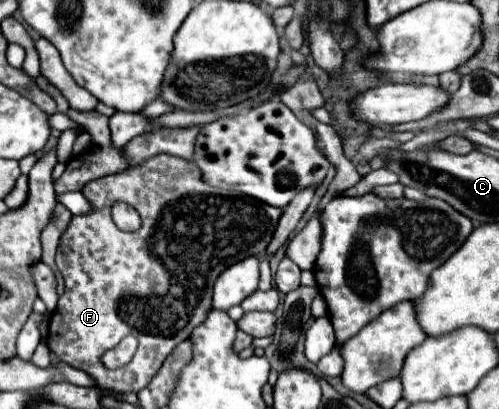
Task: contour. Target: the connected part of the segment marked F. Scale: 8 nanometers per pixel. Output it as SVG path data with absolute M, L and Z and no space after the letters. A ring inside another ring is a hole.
M160 154L160 156L154 156L138 166L132 166L132 168L126 168L124 172L118 172L118 174L110 174L110 176L104 176L102 180L92 180L88 182L84 188L82 188L82 194L88 196L90 204L92 204L92 212L90 214L84 214L84 216L74 216L66 228L66 232L62 234L60 238L60 244L58 244L58 252L56 252L56 266L58 270L62 272L64 276L64 282L66 282L66 290L64 294L60 296L58 300L58 306L56 306L56 312L50 316L50 324L48 324L48 348L62 360L66 362L68 366L72 368L78 368L78 370L84 370L92 376L96 376L96 380L100 380L100 384L104 384L104 388L112 388L112 390L118 390L118 392L140 392L142 388L148 386L148 382L156 376L156 372L160 370L160 366L164 364L164 360L168 358L168 354L182 342L186 340L192 330L196 326L200 326L208 312L212 310L212 284L214 280L220 276L220 272L224 272L228 266L232 266L234 262L240 262L248 256L260 256L266 252L272 236L274 236L274 230L276 230L276 224L278 224L278 218L282 214L280 208L274 208L270 204L264 204L256 198L250 198L250 196L244 196L244 194L224 194L222 190L210 186L204 182L202 178L202 172L200 168L194 164L194 162L186 162L186 160L180 160L180 158L172 158L168 154ZM116 202L124 202L128 206L132 206L140 218L142 218L142 228L138 232L122 232L114 220L112 220L112 204ZM124 336L136 336L138 338L138 350L136 350L136 356L124 366L124 368L118 368L118 370L108 370L106 366L102 366L102 354L110 348L114 348Z

